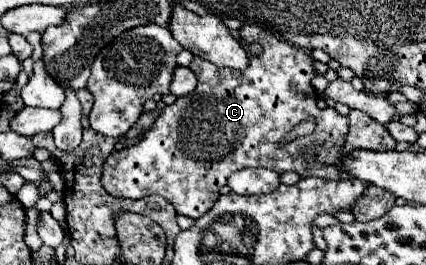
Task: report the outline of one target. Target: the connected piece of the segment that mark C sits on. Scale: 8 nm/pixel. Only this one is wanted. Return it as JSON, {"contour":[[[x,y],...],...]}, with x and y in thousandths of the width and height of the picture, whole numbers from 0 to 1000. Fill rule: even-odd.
{"contour":[[[577,87],[563,109],[563,162],[587,215],[587,253],[577,253],[573,268],[512,253],[455,208],[446,238],[446,260],[465,298],[455,351],[441,351],[437,366],[418,366],[413,389],[390,396],[385,419],[371,434],[371,449],[362,457],[362,472],[338,502],[338,517],[319,547],[310,547],[305,562],[296,555],[268,570],[263,585],[249,592],[239,623],[239,706],[249,713],[249,728],[291,751],[333,751],[343,736],[366,728],[380,736],[390,758],[399,758],[423,811],[465,826],[507,766],[512,713],[526,706],[535,668],[559,638],[624,630],[648,653],[695,645],[704,668],[751,668],[751,675],[784,675],[784,683],[798,675],[803,645],[798,630],[789,630],[789,608],[812,532],[817,449],[789,426],[789,411],[746,411],[742,396],[746,358],[728,313],[728,298],[742,291],[742,268],[732,253],[737,223],[718,192],[648,147],[638,125],[592,87]],[[587,162],[606,162],[615,177],[615,200],[596,208],[582,177]],[[723,442],[742,449],[742,487],[718,517],[700,517],[653,555],[653,532],[690,472],[700,472]]]}

